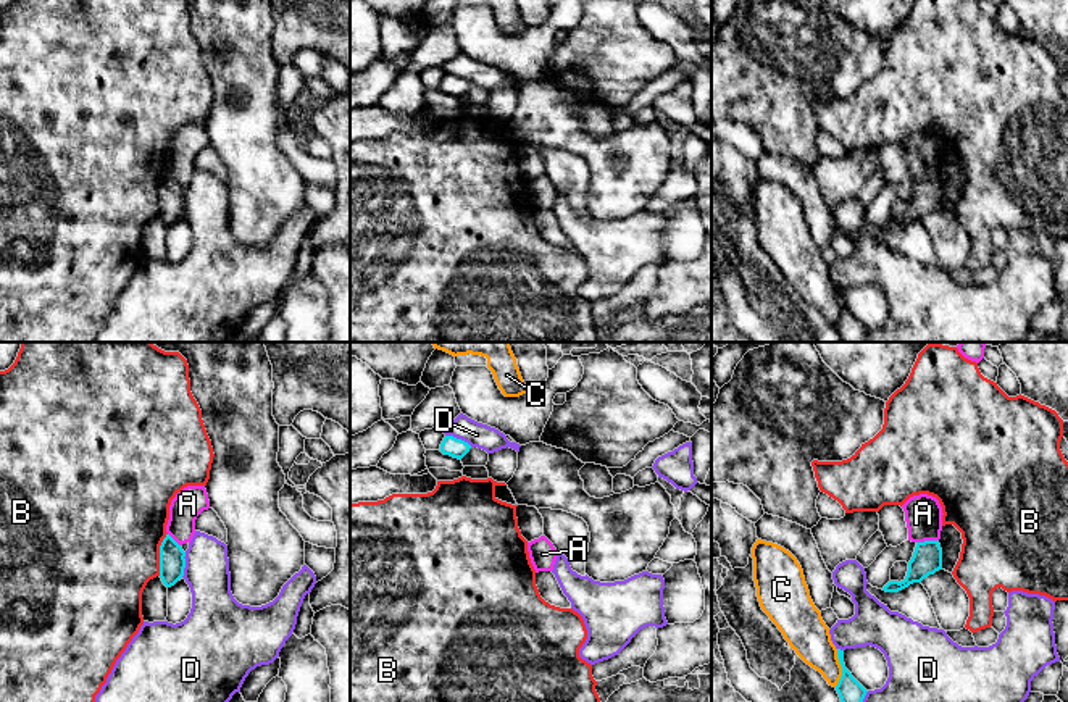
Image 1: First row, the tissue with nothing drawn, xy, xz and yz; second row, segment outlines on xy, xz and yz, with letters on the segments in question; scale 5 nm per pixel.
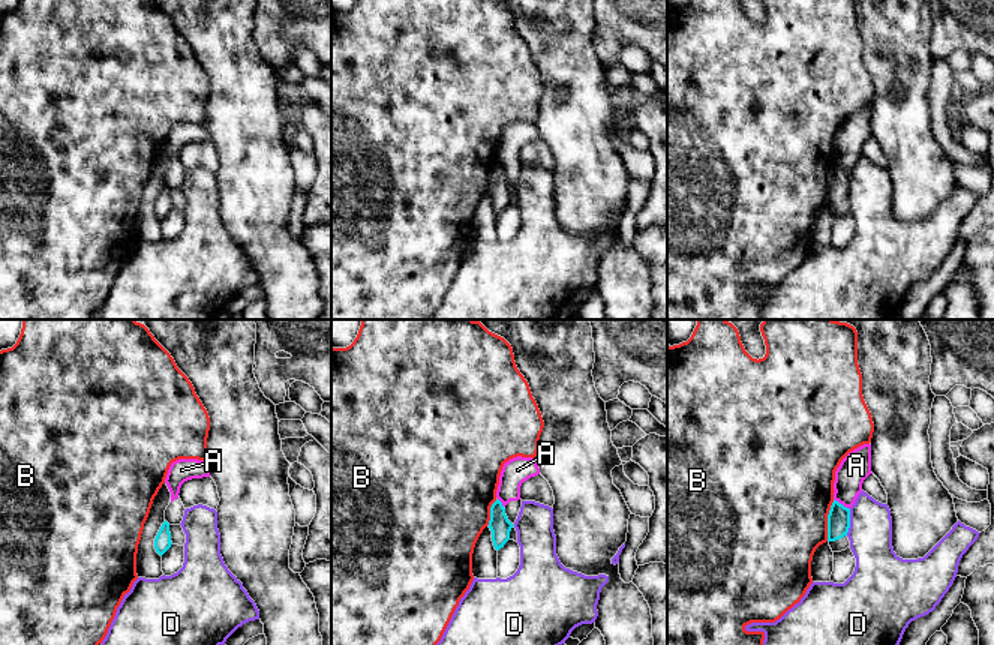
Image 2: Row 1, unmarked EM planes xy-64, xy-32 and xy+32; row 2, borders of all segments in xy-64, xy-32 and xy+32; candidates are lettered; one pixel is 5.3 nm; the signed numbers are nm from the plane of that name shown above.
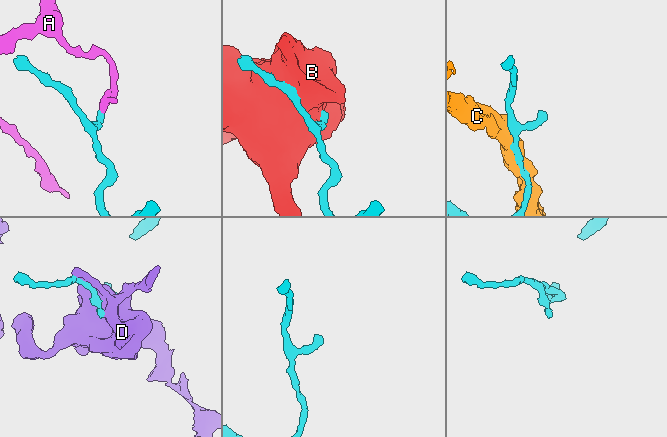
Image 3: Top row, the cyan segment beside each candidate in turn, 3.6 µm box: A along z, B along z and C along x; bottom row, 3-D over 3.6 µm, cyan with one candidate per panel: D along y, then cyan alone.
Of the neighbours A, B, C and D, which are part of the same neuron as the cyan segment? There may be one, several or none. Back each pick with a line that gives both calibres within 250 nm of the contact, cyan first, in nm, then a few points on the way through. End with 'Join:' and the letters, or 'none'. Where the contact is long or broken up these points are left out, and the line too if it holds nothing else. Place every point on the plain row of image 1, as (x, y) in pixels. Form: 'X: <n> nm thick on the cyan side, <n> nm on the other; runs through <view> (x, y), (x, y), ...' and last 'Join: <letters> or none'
Join: none

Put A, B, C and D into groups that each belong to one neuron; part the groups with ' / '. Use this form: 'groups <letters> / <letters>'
groups A / B / C / D

